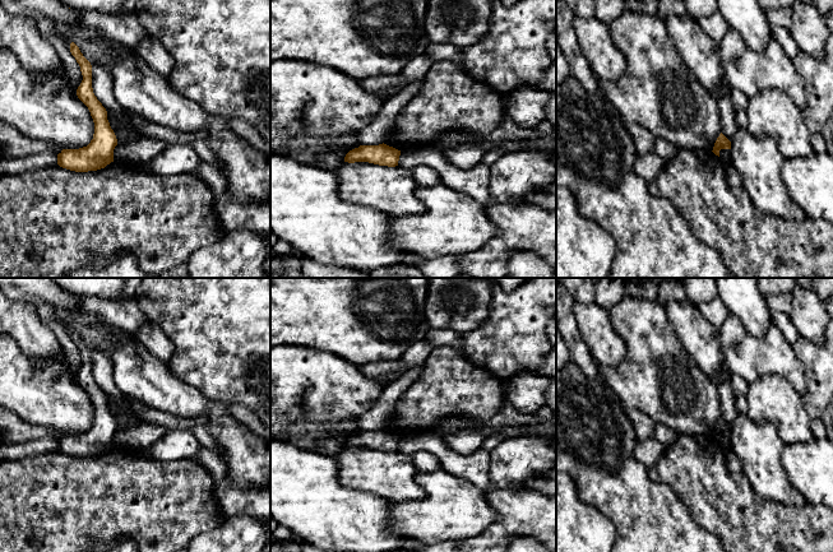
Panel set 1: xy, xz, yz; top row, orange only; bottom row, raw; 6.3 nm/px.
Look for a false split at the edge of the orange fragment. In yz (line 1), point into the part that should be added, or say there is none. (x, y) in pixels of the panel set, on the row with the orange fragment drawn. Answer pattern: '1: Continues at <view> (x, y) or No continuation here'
1: No continuation here

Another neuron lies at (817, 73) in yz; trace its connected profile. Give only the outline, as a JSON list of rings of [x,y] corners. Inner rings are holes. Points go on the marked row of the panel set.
[[[833,9],[825,22],[829,33],[824,55],[813,57],[799,51],[792,60],[806,88],[807,102],[802,113],[813,134],[822,134],[833,112]]]

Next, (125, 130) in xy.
[[[125,112],[121,119],[116,120],[114,133],[116,135],[117,144],[128,144],[133,140],[143,138],[140,130],[134,125],[130,112]]]

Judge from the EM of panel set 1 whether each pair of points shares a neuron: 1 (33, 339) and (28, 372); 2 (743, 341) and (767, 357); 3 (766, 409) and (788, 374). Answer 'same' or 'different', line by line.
1: different
2: same
3: different

